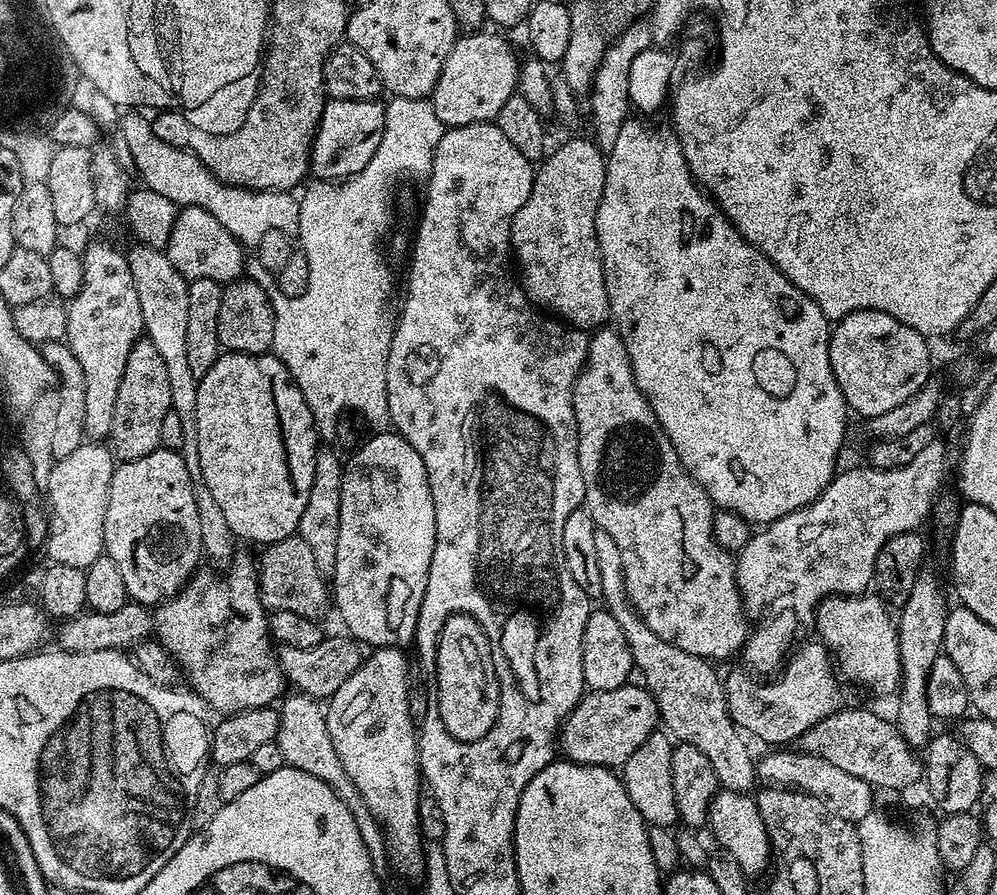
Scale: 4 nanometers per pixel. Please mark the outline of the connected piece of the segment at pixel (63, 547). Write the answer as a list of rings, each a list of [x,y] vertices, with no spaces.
[[[81,442],[74,451],[59,457],[55,463],[48,476],[48,488],[46,484],[46,504],[50,509],[47,559],[62,566],[89,568],[105,551],[104,519],[114,471],[114,456],[103,443]]]

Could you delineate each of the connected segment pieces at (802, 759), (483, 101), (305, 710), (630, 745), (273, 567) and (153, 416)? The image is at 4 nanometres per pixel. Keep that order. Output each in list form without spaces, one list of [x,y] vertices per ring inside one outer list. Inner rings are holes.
[[[772,750],[769,751],[772,752],[769,756],[759,757],[756,774],[761,781],[765,780],[768,783],[765,785],[795,786],[801,792],[808,792],[812,796],[820,797],[821,800],[827,800],[843,820],[859,822],[872,813],[874,789],[871,784],[862,778],[854,778],[854,774],[849,774],[847,770],[841,770],[839,766],[830,766],[830,762],[817,756],[805,756],[796,750],[784,751],[788,750]]]
[[[489,30],[464,34],[453,44],[430,97],[440,121],[448,128],[495,121],[498,110],[517,91],[521,61],[500,36]]]
[[[289,695],[283,701],[283,704],[285,703],[284,708],[281,707],[279,709],[280,732],[276,736],[275,742],[280,745],[285,765],[318,778],[350,809],[353,816],[357,818],[363,817],[362,814],[365,815],[366,812],[364,799],[359,790],[354,786],[354,782],[350,782],[350,778],[344,769],[344,764],[341,763],[338,754],[334,750],[334,746],[330,742],[328,721],[321,705],[309,695],[295,695],[292,697]]]
[[[624,685],[610,691],[587,693],[561,725],[558,748],[574,764],[623,766],[659,725],[654,695],[641,685]]]
[[[297,534],[267,545],[258,556],[260,601],[269,613],[290,610],[302,614],[302,618],[323,621],[330,611],[330,584],[322,570],[314,562],[313,551]]]
[[[147,338],[137,340],[126,358],[126,370],[118,386],[118,402],[114,406],[114,426],[110,437],[110,448],[117,461],[146,458],[146,454],[161,447],[162,418],[173,411],[169,375],[166,363]]]

